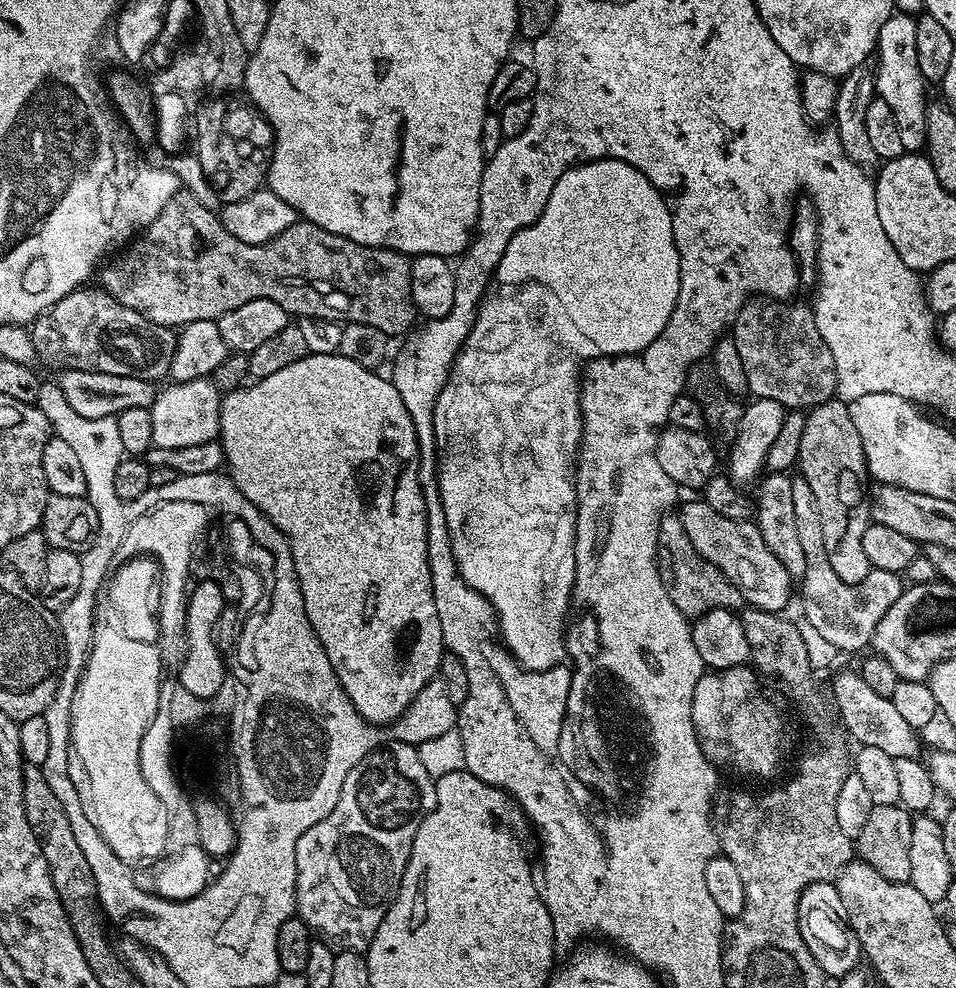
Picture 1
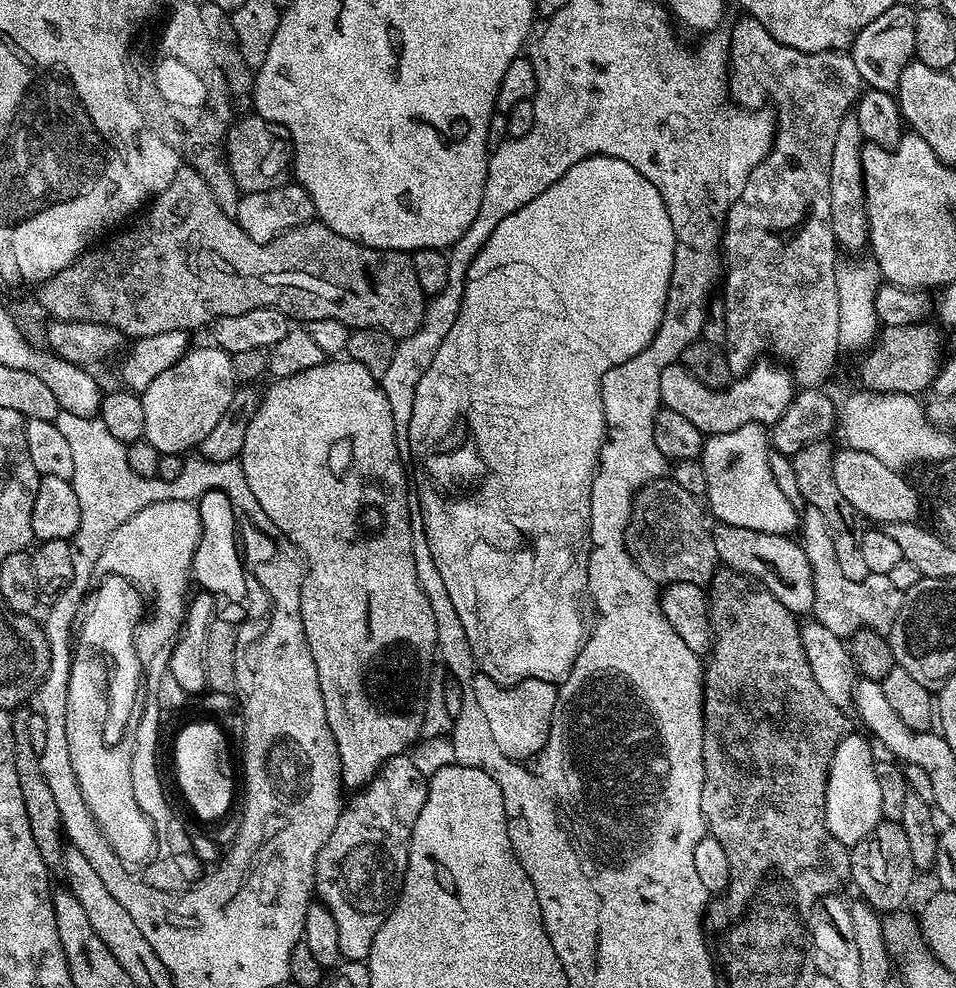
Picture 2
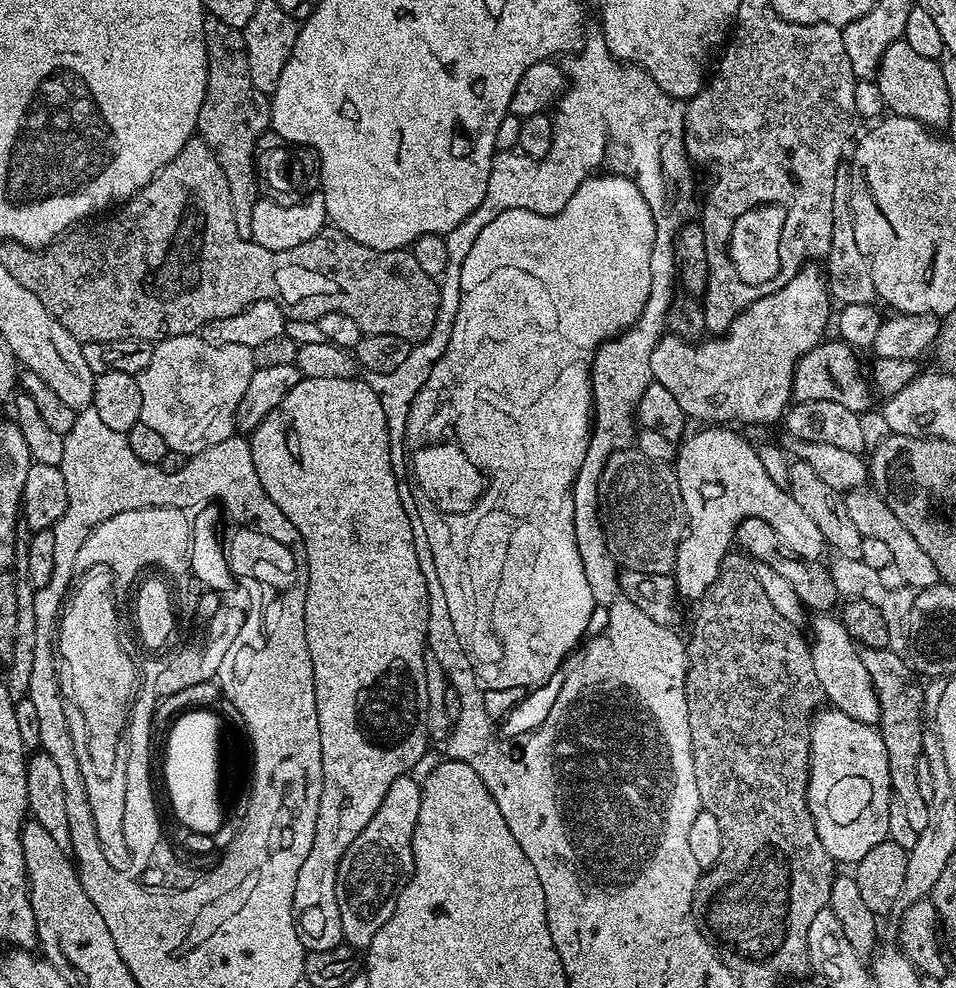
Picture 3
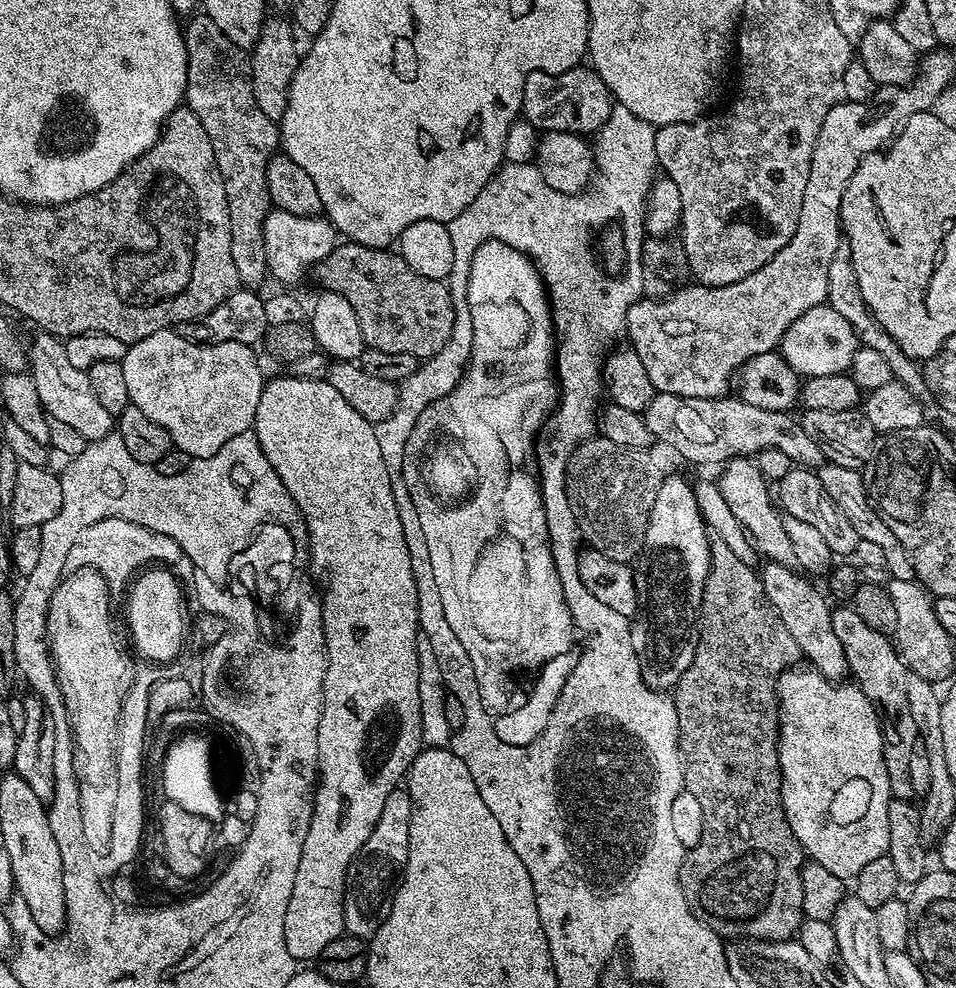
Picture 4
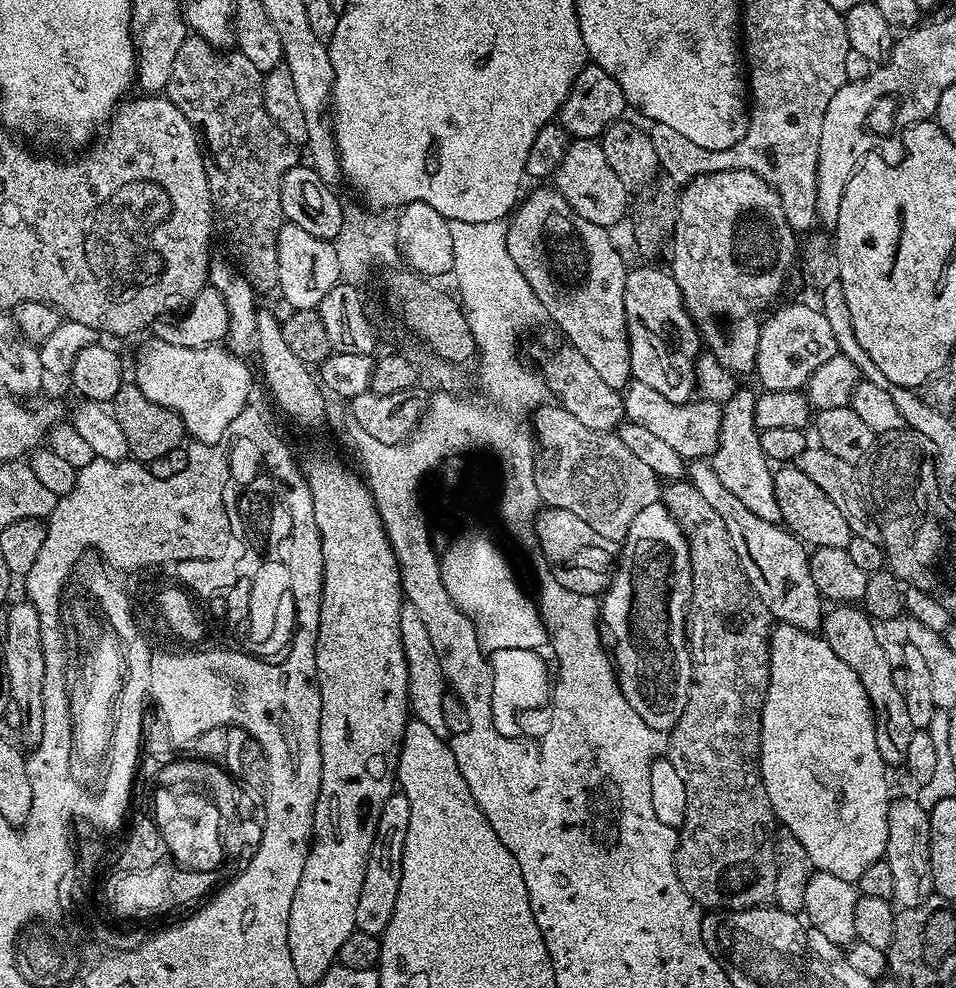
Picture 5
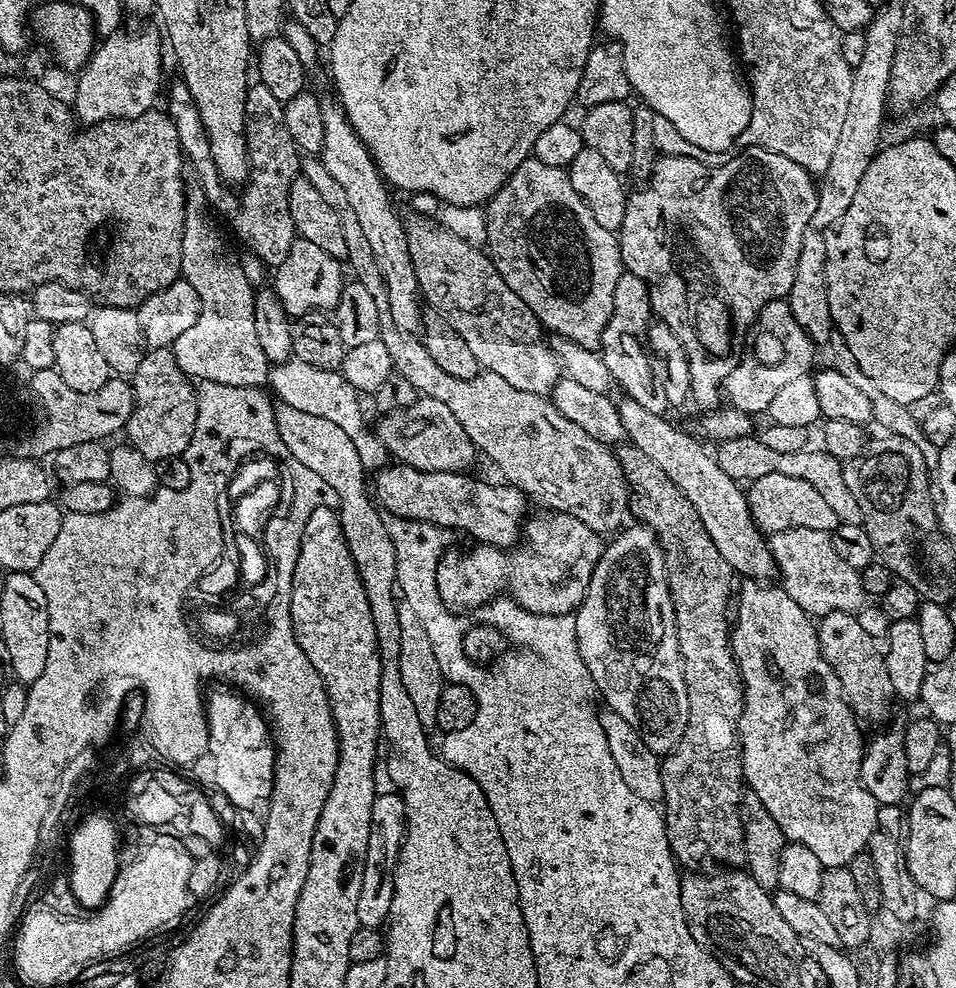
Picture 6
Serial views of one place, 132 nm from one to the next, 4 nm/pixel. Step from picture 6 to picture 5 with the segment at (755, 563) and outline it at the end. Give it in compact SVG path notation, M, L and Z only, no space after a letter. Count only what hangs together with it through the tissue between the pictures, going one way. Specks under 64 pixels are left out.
M693 459L687 465L686 476L706 502L721 515L722 522L729 531L730 542L734 545L734 554L738 554L738 562L742 562L742 570L750 586L754 586L758 598L766 602L766 610L770 610L773 621L806 632L819 633L824 622L826 604L810 574L809 549L780 524L766 522L743 506L719 481L709 461Z

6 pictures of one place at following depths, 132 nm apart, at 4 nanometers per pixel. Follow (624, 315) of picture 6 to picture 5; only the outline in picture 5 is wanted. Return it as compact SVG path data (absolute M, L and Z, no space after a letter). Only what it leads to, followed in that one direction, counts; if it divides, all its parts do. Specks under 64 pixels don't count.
M636 268L632 272L631 269L624 278L624 313L633 377L668 400L687 401L697 383L696 362L702 352L702 341L671 271Z

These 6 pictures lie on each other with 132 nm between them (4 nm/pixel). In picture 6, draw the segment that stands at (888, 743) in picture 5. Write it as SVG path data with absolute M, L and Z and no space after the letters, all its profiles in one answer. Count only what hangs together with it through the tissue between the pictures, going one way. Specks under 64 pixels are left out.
M831 612L819 617L816 637L820 652L826 662L838 674L838 682L844 691L844 699L861 721L883 725L892 712L894 693L890 686L890 674L886 670L884 652L876 645L876 640L864 629L859 615L850 612Z

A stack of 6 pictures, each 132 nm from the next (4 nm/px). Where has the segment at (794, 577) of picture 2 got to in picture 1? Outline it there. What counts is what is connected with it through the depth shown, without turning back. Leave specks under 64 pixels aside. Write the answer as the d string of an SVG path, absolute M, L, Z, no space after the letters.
M703 498L682 504L679 505L678 515L694 550L698 550L706 562L714 562L714 566L718 566L718 570L722 570L722 574L726 574L726 578L738 586L744 595L745 605L767 612L783 613L792 592L794 596L794 581L790 574L786 574L786 566L782 566L770 546L766 546L758 526L748 518L735 520L718 513Z

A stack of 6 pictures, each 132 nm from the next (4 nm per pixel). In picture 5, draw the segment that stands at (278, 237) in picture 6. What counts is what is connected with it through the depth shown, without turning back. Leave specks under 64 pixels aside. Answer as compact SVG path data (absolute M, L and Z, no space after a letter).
M195 34L188 35L182 42L174 58L166 89L167 100L174 102L174 106L178 106L178 110L182 110L188 121L195 124L202 133L203 143L214 165L209 171L208 181L211 184L212 202L219 227L220 224L224 227L224 236L228 239L228 248L232 251L231 259L235 267L256 294L275 293L279 289L278 234L286 222L282 214L280 187L286 170L302 160L301 149L300 152L296 149L299 148L297 141L280 138L281 134L270 134L268 140L268 130L270 126L274 126L274 122L264 109L263 89L264 73L258 70L258 66L254 66L254 62L250 62L250 58L246 58L246 54L238 50L217 50L208 40Z

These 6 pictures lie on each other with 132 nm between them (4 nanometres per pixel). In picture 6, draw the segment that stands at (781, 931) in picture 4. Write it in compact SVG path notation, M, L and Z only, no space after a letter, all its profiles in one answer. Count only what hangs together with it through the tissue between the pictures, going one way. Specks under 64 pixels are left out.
M621 447L618 455L622 470L628 478L631 515L633 517L636 516L635 519L637 521L643 522L656 535L664 551L666 570L668 571L668 585L670 586L670 594L672 595L674 610L676 611L676 633L678 634L680 657L684 659L684 681L686 682L686 698L688 699L688 725L682 734L682 738L676 743L676 747L667 753L660 762L662 786L664 787L662 815L664 825L666 826L666 834L668 835L668 844L672 848L672 855L676 857L683 867L685 864L685 869L688 870L696 870L701 866L711 865L708 864L711 860L716 863L713 864L716 866L740 866L744 864L744 827L742 826L742 818L740 817L740 799L744 796L746 785L744 783L744 759L740 753L740 730L738 725L740 715L744 709L744 684L740 680L740 667L736 664L736 656L732 653L732 634L730 631L730 609L734 604L734 584L732 588L734 573L730 562L726 562L726 558L722 558L722 553L719 552L718 546L714 546L714 540L707 534L706 527L699 520L699 514L695 512L694 506L687 500L686 494L670 480L669 475L656 462L651 461L642 450L636 447Z

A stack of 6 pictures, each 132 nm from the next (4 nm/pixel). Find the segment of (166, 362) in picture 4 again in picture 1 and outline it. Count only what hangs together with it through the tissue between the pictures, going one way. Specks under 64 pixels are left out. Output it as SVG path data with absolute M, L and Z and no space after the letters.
M211 379L181 380L169 383L169 388L157 391L156 401L152 403L152 417L154 418L153 445L158 448L177 448L178 446L202 446L202 442L217 439L220 434L220 402L222 393Z

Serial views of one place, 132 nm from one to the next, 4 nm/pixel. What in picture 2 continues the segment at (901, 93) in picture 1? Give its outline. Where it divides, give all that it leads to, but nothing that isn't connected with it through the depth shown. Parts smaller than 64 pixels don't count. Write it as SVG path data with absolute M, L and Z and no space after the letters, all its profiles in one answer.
M907 3L902 6L894 6L890 10L886 10L886 14L878 14L878 18L874 18L874 22L870 22L870 26L866 26L857 34L856 40L851 46L850 55L861 81L869 89L895 93L902 70L907 64L912 63L916 54L914 46L915 17L915 11Z

